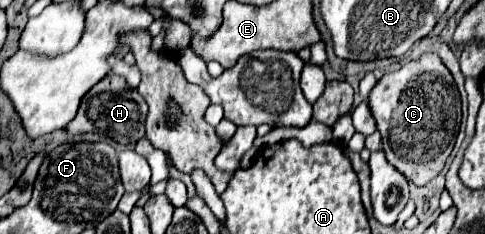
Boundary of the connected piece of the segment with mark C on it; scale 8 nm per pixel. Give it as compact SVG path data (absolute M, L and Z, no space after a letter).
M423 54L397 72L385 74L369 94L369 106L381 132L383 152L417 186L433 180L445 166L461 124L461 98L453 74L437 54Z

